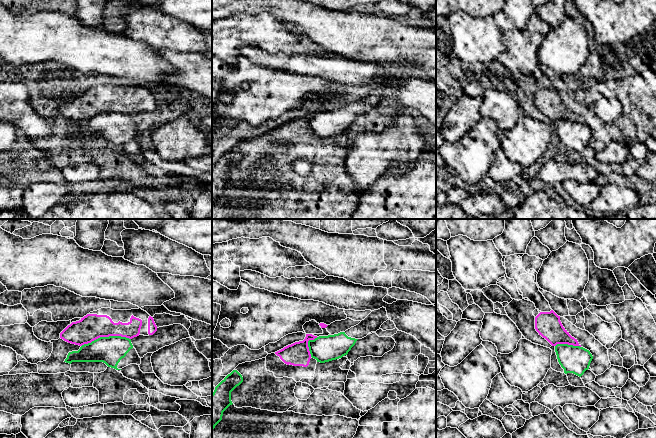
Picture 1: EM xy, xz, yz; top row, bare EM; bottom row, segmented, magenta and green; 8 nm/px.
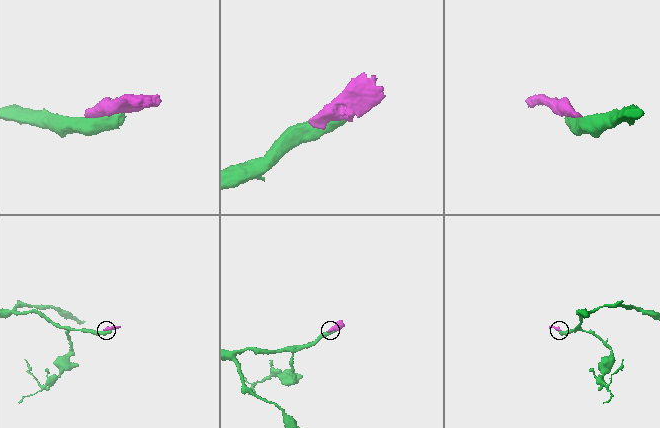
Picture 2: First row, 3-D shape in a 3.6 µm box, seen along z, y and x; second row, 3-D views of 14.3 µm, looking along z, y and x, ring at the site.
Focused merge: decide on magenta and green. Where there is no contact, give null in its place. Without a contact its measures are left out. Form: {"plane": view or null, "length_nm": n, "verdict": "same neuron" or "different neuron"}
{"plane": "xy", "length_nm": 400, "verdict": "different neuron"}

